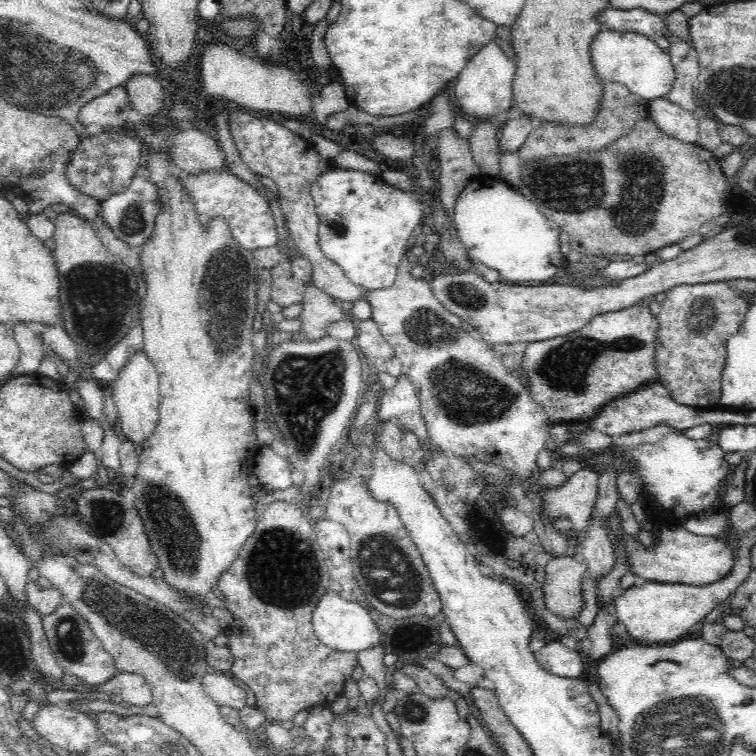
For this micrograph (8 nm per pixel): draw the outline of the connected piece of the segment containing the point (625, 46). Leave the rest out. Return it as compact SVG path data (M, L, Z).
M604 30L594 38L590 57L596 76L603 83L624 84L633 94L645 100L666 97L673 88L675 68L669 54L642 34Z

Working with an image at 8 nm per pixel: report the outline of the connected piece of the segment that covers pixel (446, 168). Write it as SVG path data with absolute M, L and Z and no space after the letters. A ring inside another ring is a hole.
M443 128L437 132L438 134L438 146L436 146L439 158L440 158L440 172L439 183L440 189L436 189L436 194L438 195L438 200L442 202L444 205L444 209L446 209L446 213L448 213L448 217L450 217L450 221L453 222L454 218L454 205L457 203L460 191L463 191L466 186L471 183L472 178L480 176L480 171L478 165L474 161L474 156L469 149L469 141L466 141L464 138L458 135L458 132L452 128Z

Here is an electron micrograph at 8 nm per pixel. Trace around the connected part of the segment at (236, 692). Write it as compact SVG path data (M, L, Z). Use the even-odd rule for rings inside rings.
M215 672L202 679L204 692L219 707L230 707L237 711L246 706L246 690L234 683L230 674Z

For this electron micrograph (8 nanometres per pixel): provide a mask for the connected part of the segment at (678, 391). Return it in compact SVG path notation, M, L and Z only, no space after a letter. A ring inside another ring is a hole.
M704 282L696 284L680 284L680 286L672 287L672 290L666 292L666 299L660 305L660 313L658 316L658 332L656 332L656 372L658 373L658 382L662 383L670 393L670 396L678 403L693 409L718 408L721 401L721 376L727 357L727 340L738 332L740 324L744 322L744 318L749 309L749 304L740 297L740 292L732 289L728 283L722 282Z

